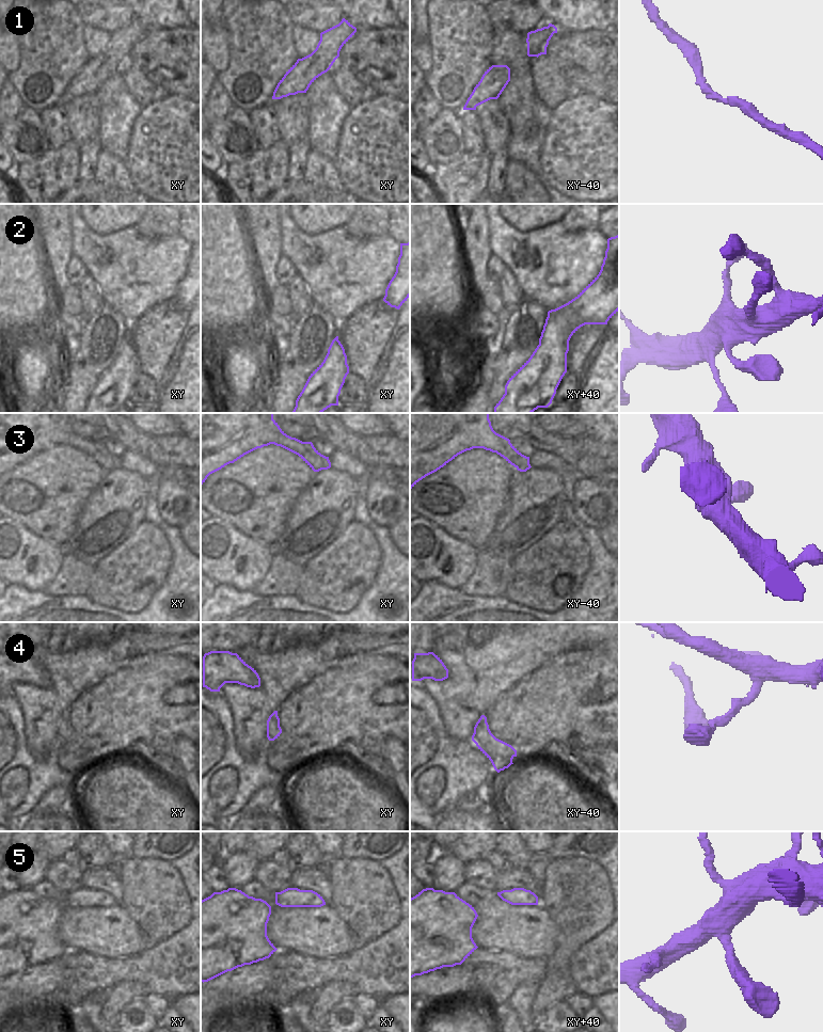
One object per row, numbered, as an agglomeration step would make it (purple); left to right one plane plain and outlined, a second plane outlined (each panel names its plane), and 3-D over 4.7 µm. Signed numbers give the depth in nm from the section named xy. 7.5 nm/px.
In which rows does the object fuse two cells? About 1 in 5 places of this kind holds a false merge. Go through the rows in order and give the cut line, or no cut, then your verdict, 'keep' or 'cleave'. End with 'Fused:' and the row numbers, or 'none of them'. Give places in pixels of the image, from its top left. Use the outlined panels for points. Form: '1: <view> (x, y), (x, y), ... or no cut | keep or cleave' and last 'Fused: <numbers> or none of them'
1: no cut | keep
2: no cut | keep
3: no cut | keep
4: no cut | keep
5: no cut | keep
Fused: none of them

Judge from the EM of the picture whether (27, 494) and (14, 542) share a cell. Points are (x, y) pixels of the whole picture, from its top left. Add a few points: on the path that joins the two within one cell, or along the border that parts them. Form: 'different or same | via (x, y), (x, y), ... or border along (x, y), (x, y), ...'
different | border along (11, 518), (41, 537)

